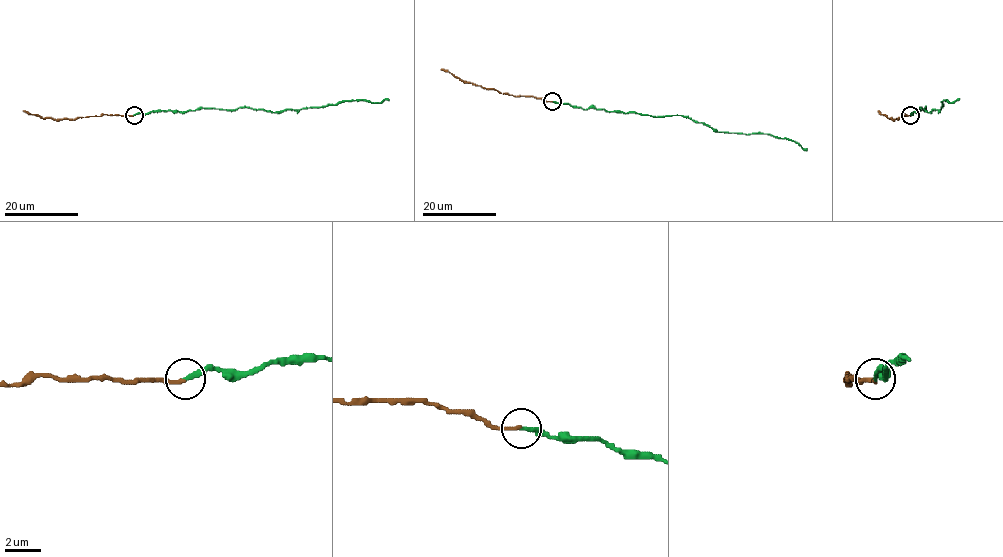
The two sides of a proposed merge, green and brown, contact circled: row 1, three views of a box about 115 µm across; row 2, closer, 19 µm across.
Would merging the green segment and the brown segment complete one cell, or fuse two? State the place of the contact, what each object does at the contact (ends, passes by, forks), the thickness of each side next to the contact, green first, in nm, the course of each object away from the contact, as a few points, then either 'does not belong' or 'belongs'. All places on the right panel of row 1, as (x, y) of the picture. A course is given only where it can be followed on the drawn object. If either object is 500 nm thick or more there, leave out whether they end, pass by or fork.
at (910, 115); green ends there; brown ends there; 280 nm thick on the green side, 200 nm on the other; green runs (910, 115), (925, 107), (929, 112), (941, 110), (943, 101), (954, 103), (959, 99); brown runs (910, 115), (893, 120), (878, 110); belongs

